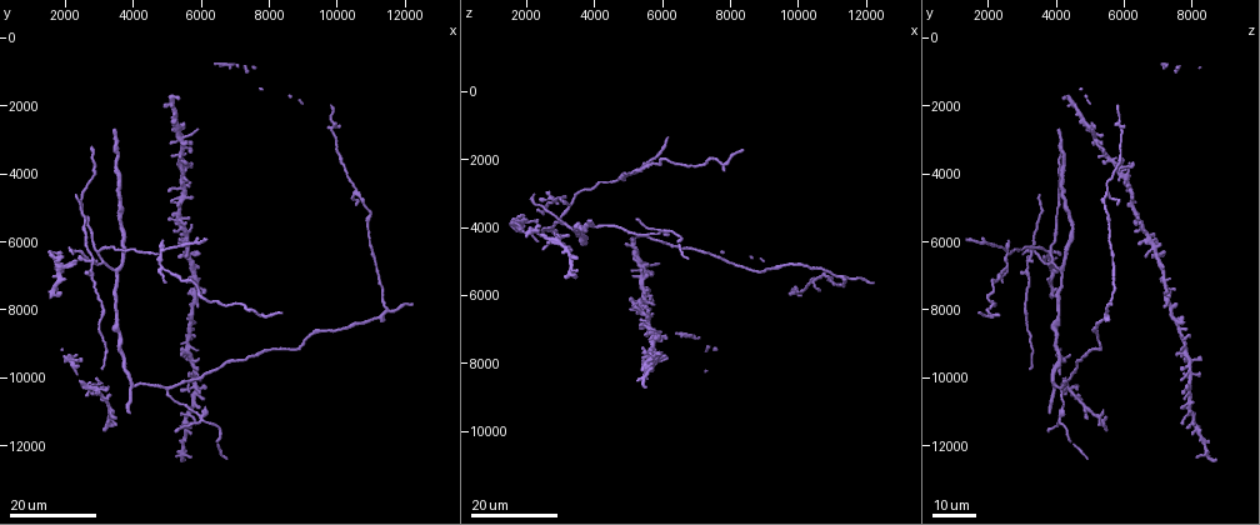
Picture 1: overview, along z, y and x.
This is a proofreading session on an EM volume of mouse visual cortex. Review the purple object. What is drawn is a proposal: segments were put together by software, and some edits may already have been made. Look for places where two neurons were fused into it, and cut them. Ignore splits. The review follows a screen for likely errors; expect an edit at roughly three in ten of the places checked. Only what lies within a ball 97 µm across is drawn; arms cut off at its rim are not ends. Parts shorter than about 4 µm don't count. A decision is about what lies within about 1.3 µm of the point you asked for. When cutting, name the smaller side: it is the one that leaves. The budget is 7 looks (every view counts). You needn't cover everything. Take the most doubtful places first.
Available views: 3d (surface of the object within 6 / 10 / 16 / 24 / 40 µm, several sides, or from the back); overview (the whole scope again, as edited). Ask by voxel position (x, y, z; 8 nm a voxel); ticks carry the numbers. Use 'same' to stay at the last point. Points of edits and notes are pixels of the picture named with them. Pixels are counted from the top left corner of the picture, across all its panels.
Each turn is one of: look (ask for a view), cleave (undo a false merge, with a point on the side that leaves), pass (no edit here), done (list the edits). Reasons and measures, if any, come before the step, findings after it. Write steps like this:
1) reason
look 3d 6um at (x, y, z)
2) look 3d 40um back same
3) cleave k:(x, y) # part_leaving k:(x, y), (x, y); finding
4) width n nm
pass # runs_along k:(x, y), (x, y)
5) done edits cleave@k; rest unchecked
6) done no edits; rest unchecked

four arms meet
look 3d 24um at (6000, 11200, 4200)

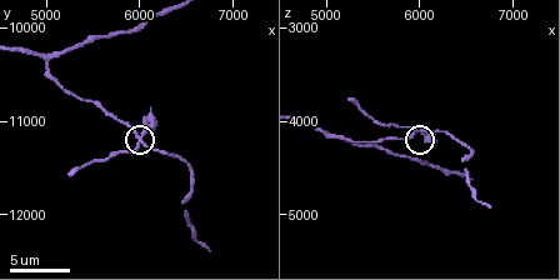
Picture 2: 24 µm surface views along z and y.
look 3d 6um at (6000, 11200, 4100)

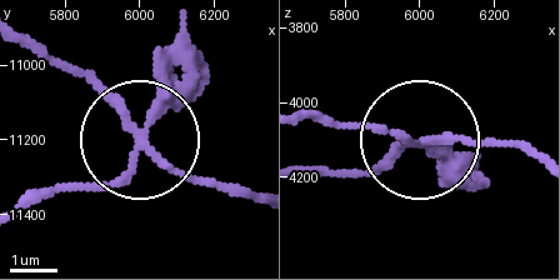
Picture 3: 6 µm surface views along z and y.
look 3d 6um back at (6010, 11200, 4120)

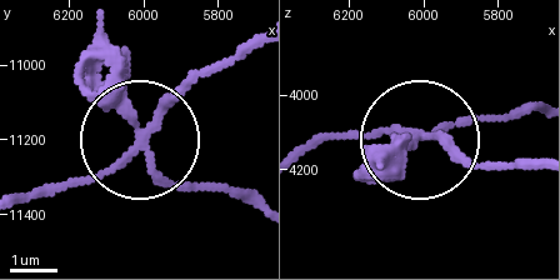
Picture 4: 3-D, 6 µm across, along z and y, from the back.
width 160 nm
cleave 4:(398, 178) # part_leaving 4:(419, 139), (466, 115), (538, 115); two neurons meet here

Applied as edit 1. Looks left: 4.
look overview

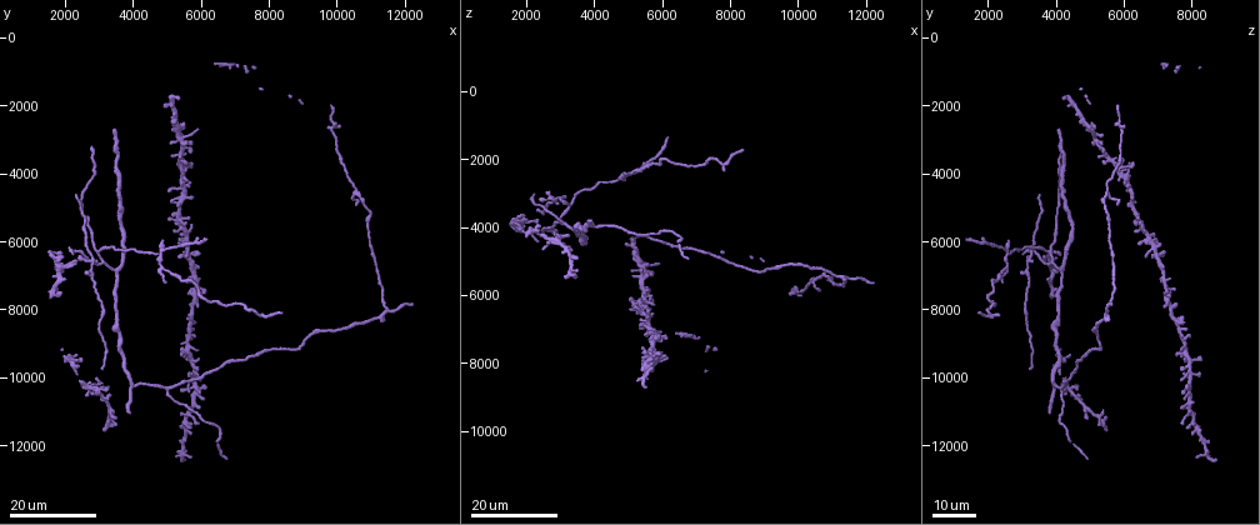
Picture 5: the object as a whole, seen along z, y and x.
arms part here
look 3d 16um at (5000, 10300, 4100)

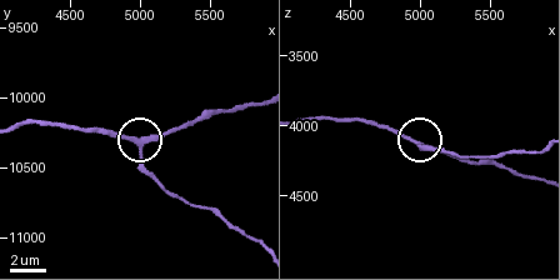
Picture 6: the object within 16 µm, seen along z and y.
look 3d 10um same

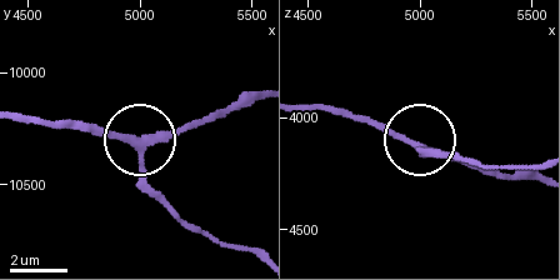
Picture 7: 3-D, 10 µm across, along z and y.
pass # runs_along 7:(23, 114), (130, 135), (146, 183), (178, 216); all the same neuron

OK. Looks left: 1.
done edits cleave@4; rest unchecked

